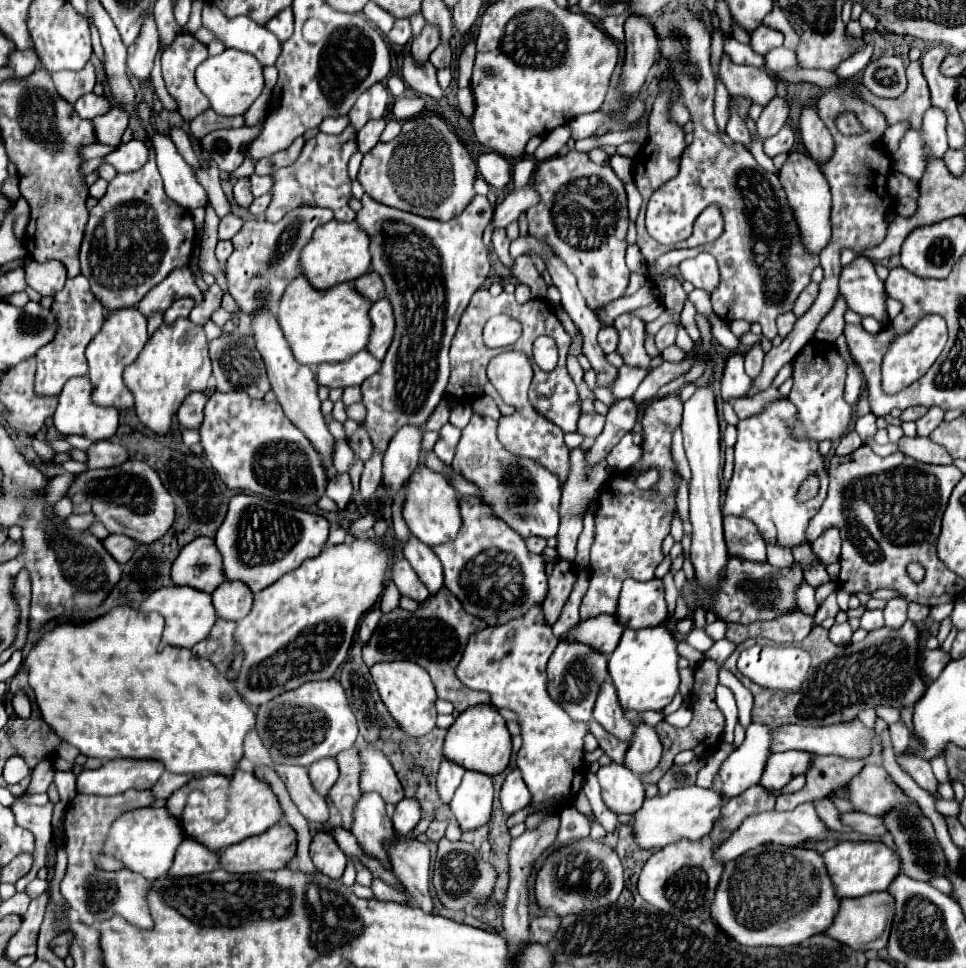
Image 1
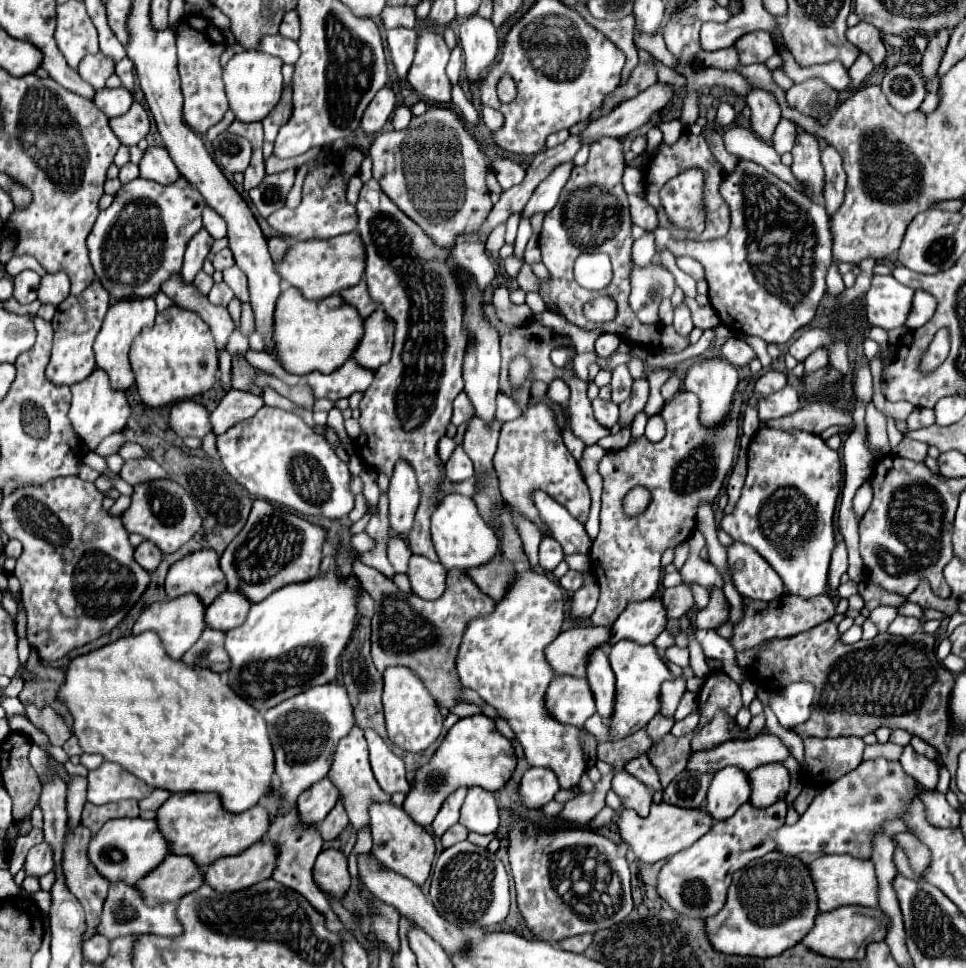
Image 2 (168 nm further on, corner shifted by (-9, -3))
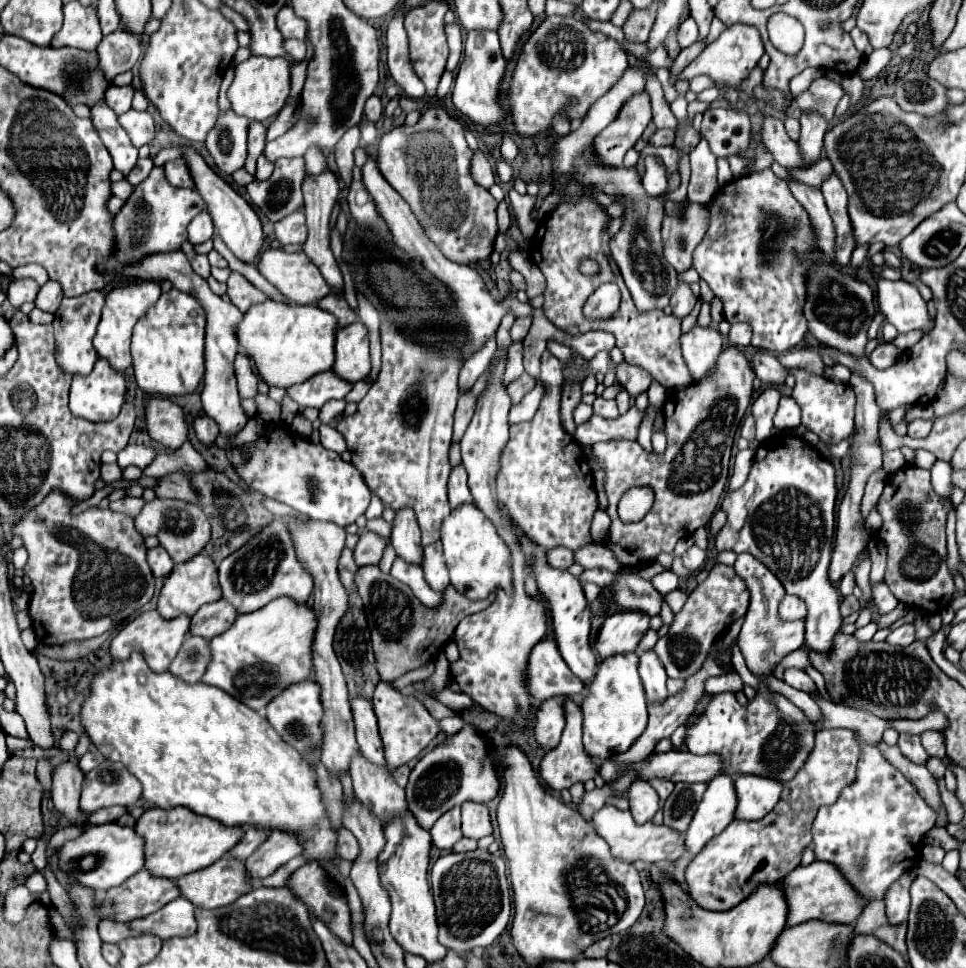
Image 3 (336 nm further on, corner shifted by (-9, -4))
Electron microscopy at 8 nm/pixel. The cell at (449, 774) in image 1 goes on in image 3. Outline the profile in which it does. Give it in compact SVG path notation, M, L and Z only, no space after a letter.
M460 807L450 809L448 813L444 813L436 825L430 829L432 833L432 841L438 849L442 851L450 851L460 839L462 839L462 831L460 831Z

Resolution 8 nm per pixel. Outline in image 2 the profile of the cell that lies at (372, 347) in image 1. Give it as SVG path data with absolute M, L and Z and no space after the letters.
M378 308L364 320L364 338L360 340L354 358L364 368L376 370L390 360L392 344L394 344L394 320L390 320L390 316L386 316L386 312Z

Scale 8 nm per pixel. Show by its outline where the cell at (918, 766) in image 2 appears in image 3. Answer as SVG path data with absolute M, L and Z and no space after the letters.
M900 733L898 737L898 747L900 751L914 763L926 763L928 753L924 751L922 743L920 743L920 735L912 735L912 733Z

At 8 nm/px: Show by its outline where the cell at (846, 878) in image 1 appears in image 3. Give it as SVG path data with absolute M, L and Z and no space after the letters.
M814 861L808 867L800 865L798 869L794 869L794 873L782 879L782 889L790 909L786 929L812 921L812 919L826 921L826 923L852 925L858 919L858 913L868 903L868 901L858 901L858 893L854 893L854 889L850 889L850 885L846 885L842 877L838 877L838 871L834 869L834 865L826 865L824 861Z

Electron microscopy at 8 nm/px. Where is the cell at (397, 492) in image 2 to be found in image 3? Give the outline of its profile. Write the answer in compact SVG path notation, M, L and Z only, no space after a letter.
M402 509L402 513L396 515L392 525L392 539L396 553L400 559L412 565L422 565L422 545L420 545L420 529L414 521L414 513L410 509Z

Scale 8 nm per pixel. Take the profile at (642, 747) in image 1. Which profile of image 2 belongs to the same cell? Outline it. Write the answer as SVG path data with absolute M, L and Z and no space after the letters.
M660 714L654 720L650 720L650 724L646 726L646 732L648 732L652 744L658 744L670 732L672 724L674 724L674 718L662 718Z

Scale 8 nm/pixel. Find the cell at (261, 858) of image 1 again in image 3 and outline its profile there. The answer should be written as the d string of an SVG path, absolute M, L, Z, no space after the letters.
M222 857L214 865L176 879L180 895L202 909L218 909L234 903L252 885L246 881L242 861Z

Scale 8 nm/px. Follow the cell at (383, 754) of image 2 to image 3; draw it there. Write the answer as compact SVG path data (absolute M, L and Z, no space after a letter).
M358 695L358 697L350 699L350 707L352 707L354 725L356 725L356 741L358 741L360 749L362 749L362 753L366 753L366 757L370 757L370 761L382 765L384 763L382 743L380 743L372 703Z

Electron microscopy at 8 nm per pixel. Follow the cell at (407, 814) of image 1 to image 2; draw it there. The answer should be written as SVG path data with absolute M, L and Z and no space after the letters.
M476 714L460 718L444 736L432 760L418 770L412 790L408 792L404 806L406 814L420 826L430 826L436 818L442 802L450 792L460 786L482 786L484 790L500 790L512 776L516 768L516 752L512 742L500 734L494 720L486 714Z

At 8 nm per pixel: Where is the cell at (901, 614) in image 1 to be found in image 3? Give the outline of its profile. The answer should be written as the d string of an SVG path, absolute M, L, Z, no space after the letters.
M902 625L898 629L894 629L888 639L886 639L890 645L898 645L898 647L906 647L914 641L914 625Z

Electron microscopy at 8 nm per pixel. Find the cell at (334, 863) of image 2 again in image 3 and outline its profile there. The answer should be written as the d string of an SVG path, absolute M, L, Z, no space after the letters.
M304 863L300 869L296 869L288 881L286 887L290 889L290 893L302 901L308 909L308 913L312 913L318 921L322 921L344 945L352 945L352 929L350 929L350 911L348 911L348 903L344 897L338 897L336 893L330 893L330 889L334 889L334 885L330 885L330 881L326 881L326 871L320 865L314 863Z

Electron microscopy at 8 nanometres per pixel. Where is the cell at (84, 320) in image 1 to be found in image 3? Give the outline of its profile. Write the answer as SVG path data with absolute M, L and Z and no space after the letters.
M90 291L86 295L80 297L64 297L62 305L58 307L56 315L54 315L54 335L56 335L56 361L62 369L66 369L66 373L90 373L98 353L92 345L98 321L100 321L100 309L104 305L104 293L102 291Z

